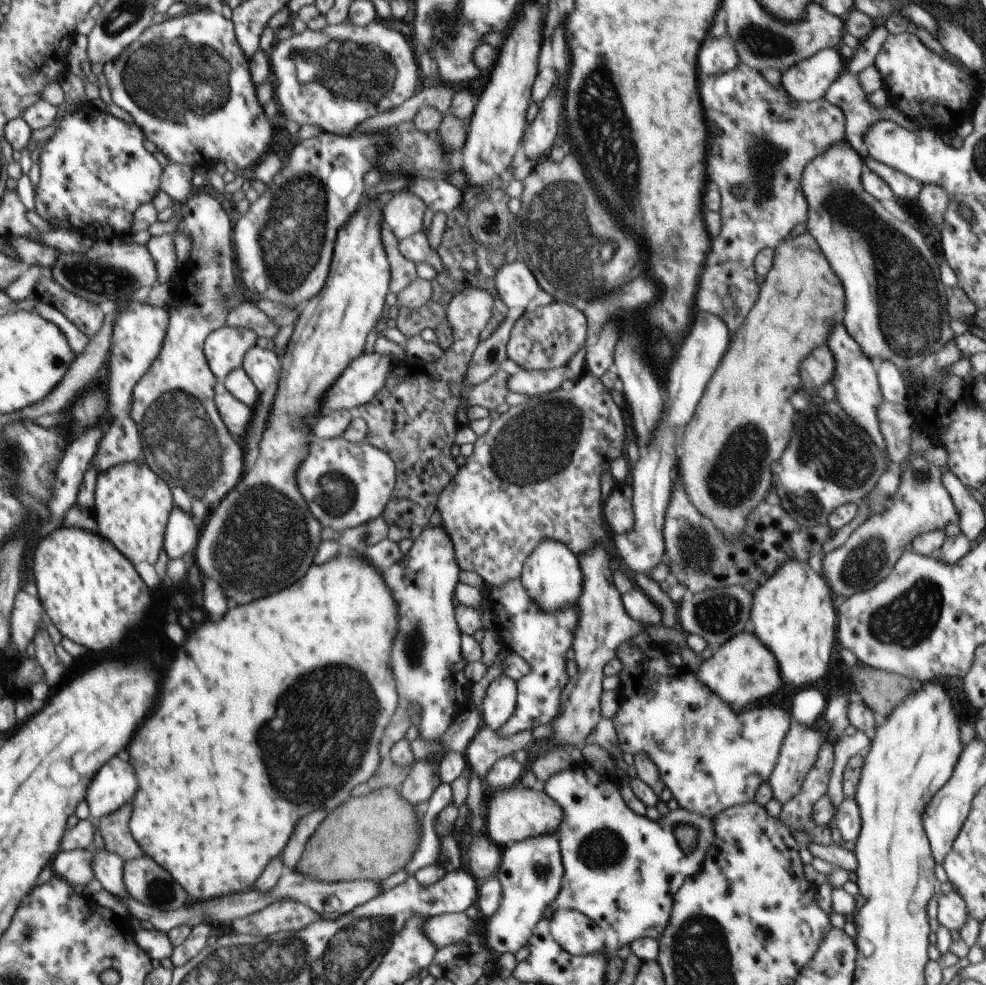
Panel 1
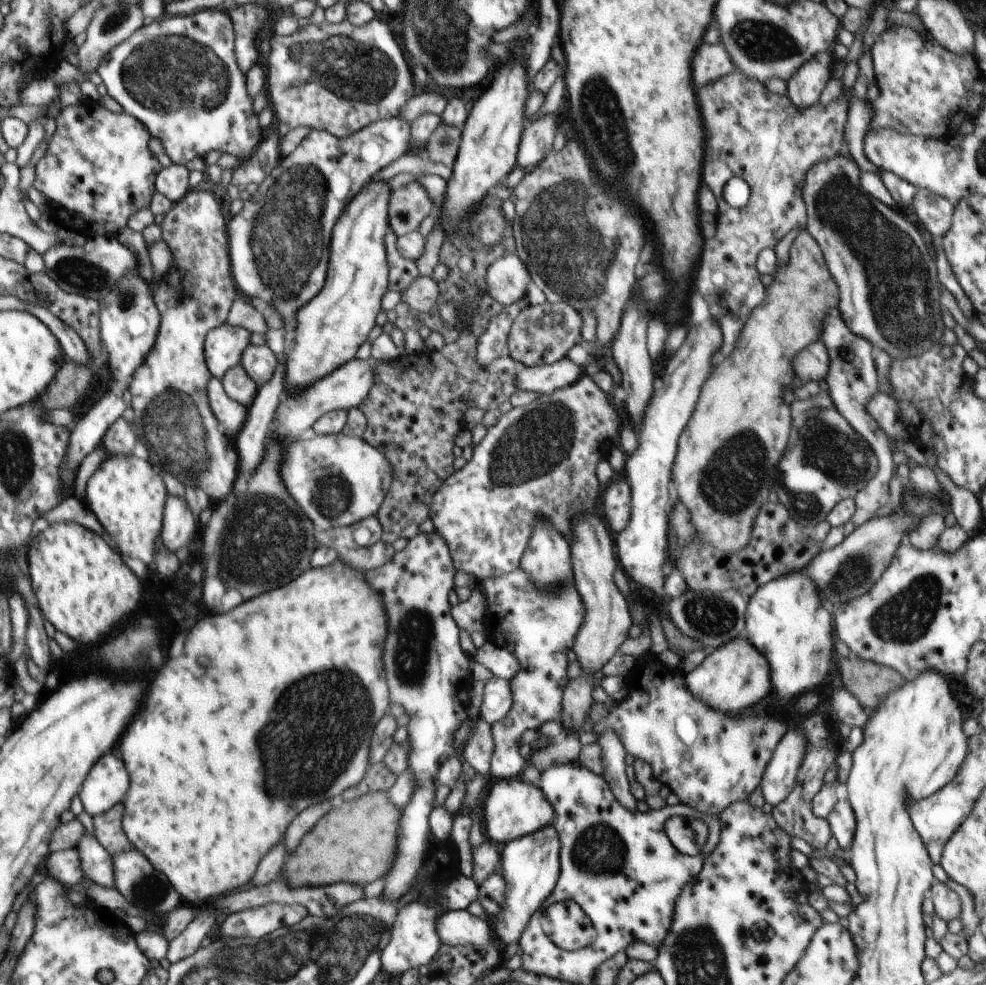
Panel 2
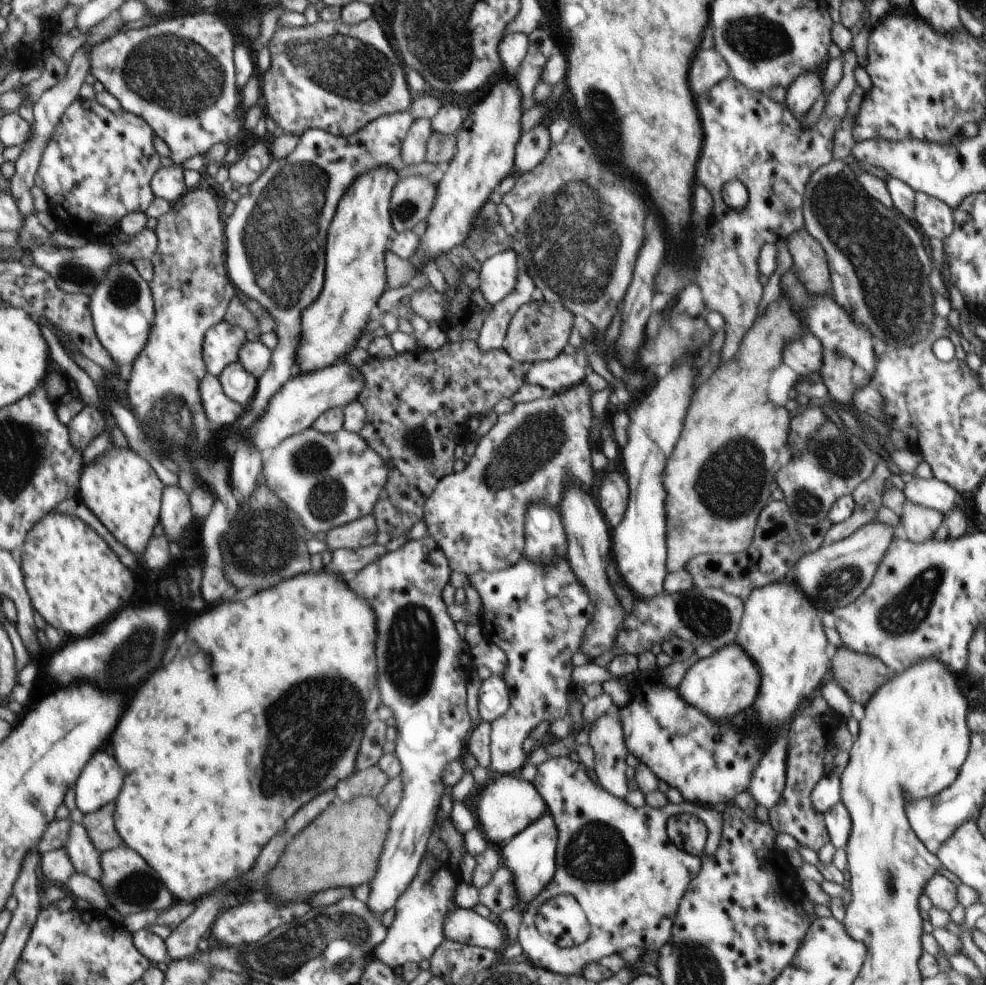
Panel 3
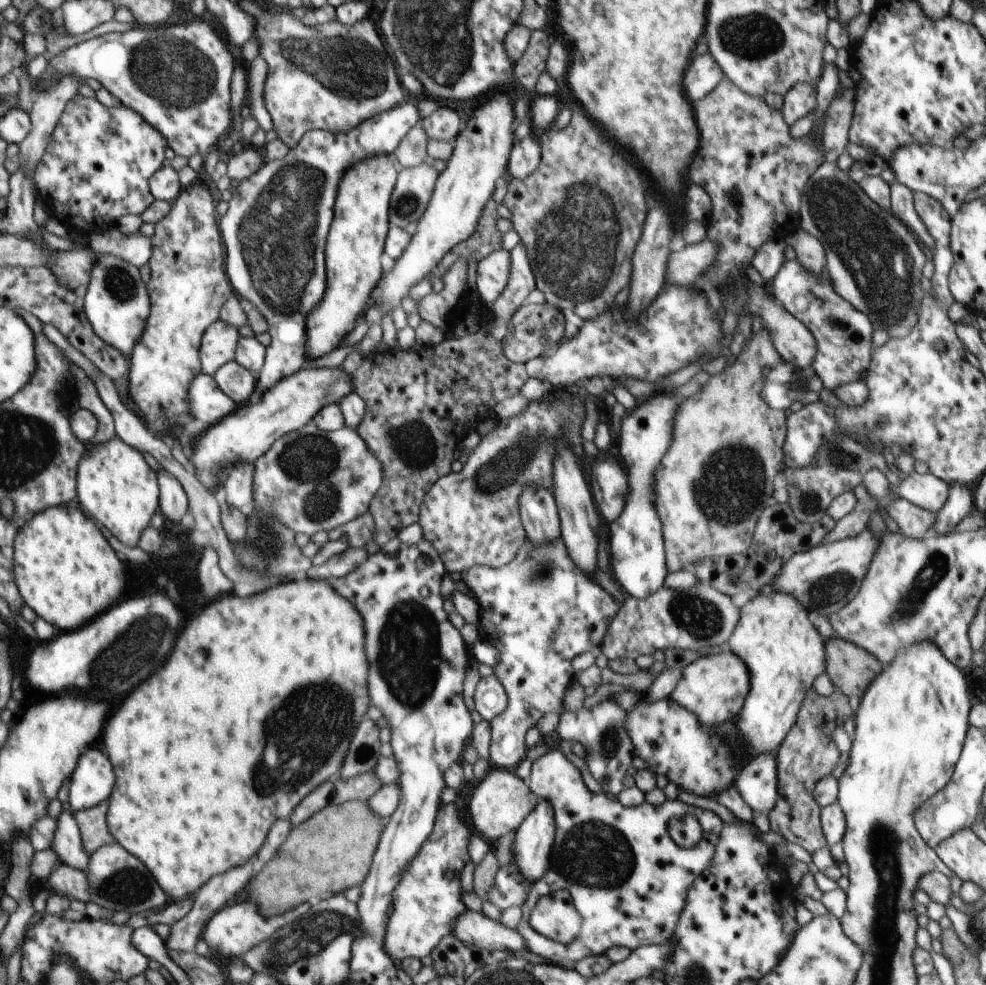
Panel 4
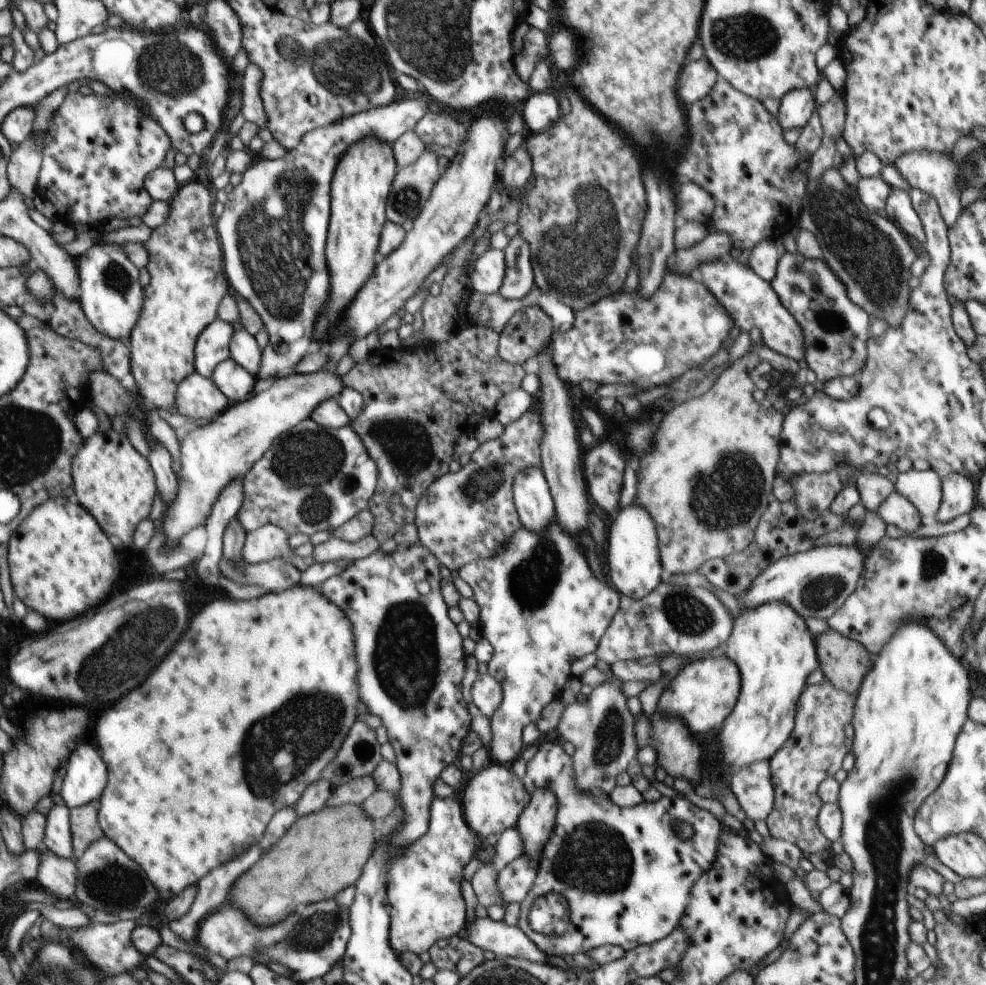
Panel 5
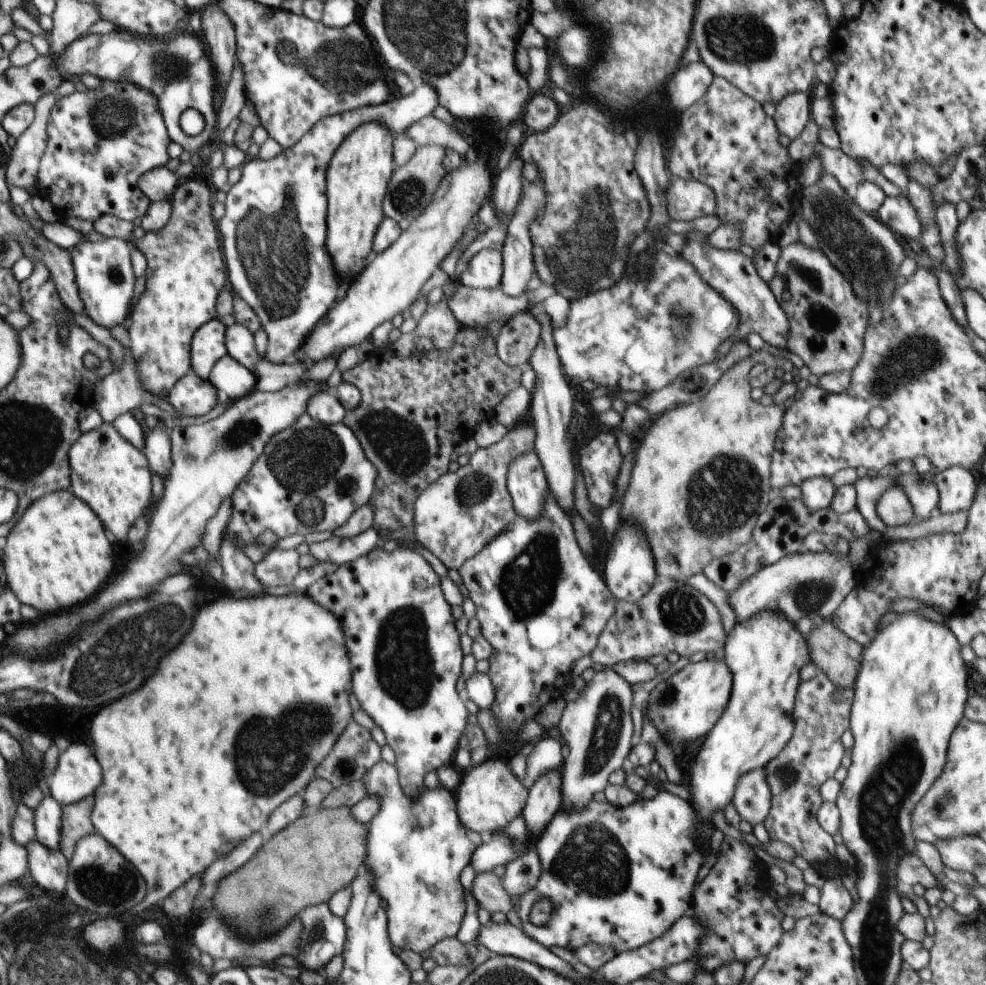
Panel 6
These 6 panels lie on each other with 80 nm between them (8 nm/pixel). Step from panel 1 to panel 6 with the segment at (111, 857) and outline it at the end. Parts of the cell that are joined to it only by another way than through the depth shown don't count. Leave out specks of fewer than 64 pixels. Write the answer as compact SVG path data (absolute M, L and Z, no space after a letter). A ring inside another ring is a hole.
M44 797L34 810L36 842L60 851L62 805L54 797Z

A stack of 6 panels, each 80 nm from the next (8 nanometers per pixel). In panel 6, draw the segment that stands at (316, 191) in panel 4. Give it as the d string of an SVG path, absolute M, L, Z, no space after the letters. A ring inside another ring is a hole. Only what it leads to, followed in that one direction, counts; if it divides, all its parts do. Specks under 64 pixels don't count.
M428 83L416 84L416 88L409 95L402 95L398 99L386 101L381 105L374 105L369 107L362 107L354 109L346 113L340 113L337 115L327 116L322 120L319 120L304 136L290 148L283 149L283 151L270 160L262 160L260 158L250 158L241 167L242 177L240 181L231 186L227 192L225 202L225 214L220 220L216 220L216 226L219 232L221 249L225 258L227 268L227 280L228 287L234 293L238 295L246 304L252 307L252 310L258 315L261 322L261 328L266 331L268 344L265 353L265 359L276 365L296 362L301 357L305 356L305 350L303 349L304 343L308 338L308 335L315 328L316 324L320 321L320 318L324 314L329 314L329 310L332 309L337 301L344 298L346 288L348 288L348 281L345 279L339 280L337 272L334 268L332 258L328 254L326 239L327 239L327 170L329 162L332 160L334 153L337 148L344 142L344 139L351 133L354 132L359 126L366 123L378 123L385 126L392 136L395 132L404 133L409 126L412 126L415 122L418 122L421 118L428 116L434 112L434 108L439 105L439 98L434 90Z

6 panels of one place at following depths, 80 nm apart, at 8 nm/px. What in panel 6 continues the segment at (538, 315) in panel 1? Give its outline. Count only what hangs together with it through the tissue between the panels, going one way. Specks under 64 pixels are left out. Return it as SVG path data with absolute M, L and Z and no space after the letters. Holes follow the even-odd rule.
M531 310L517 312L501 326L495 340L496 353L507 365L522 366L529 362L540 333L541 324Z

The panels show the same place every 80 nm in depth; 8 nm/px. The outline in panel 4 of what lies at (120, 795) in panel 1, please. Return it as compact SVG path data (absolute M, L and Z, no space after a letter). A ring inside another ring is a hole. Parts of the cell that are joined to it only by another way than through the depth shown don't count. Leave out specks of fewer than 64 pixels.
M96 748L84 754L84 762L76 768L76 778L70 782L69 803L74 811L92 809L108 800L116 776L110 760Z

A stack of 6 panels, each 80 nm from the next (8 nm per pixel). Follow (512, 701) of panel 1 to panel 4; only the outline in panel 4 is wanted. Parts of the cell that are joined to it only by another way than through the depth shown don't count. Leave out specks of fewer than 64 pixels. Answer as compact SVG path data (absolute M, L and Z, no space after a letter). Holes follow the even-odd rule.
M496 675L482 677L475 690L475 709L489 723L507 707L507 694Z

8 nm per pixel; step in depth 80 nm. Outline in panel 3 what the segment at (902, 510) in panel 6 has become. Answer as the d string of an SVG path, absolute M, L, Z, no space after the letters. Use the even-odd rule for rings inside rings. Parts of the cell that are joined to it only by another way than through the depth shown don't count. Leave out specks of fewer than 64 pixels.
M908 501L905 502L903 507L900 522L904 526L907 539L920 544L934 538L943 521L942 512L918 506Z

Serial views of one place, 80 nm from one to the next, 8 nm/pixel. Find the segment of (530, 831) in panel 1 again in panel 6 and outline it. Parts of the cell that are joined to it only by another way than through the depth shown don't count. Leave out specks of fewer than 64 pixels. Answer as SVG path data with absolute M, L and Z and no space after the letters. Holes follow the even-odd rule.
M507 758L485 760L482 764L472 767L463 777L456 792L457 813L460 822L477 833L500 833L511 820L521 814L528 798L528 789L511 771Z

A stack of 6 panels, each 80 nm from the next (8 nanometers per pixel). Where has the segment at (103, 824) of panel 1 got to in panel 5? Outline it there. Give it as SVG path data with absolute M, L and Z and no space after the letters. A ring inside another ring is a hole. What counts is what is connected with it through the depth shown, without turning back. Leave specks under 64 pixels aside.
M95 800L80 808L70 809L73 847L76 857L82 856L93 842L106 837L98 822L100 807L100 801Z

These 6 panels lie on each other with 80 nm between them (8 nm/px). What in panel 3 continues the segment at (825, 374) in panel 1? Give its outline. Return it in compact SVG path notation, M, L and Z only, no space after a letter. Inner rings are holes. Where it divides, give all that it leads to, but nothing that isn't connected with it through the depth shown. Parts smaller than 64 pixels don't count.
M812 333L805 334L794 342L787 343L783 350L783 362L804 380L809 374L819 372L823 365L823 346Z

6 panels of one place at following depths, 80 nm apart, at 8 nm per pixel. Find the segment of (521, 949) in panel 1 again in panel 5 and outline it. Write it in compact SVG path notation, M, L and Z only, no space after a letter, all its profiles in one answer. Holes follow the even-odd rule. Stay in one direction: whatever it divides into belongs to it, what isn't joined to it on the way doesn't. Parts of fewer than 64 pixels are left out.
M536 789L531 793L528 806L521 812L517 829L522 837L523 854L539 864L545 844L548 842L555 825L558 801L550 789Z

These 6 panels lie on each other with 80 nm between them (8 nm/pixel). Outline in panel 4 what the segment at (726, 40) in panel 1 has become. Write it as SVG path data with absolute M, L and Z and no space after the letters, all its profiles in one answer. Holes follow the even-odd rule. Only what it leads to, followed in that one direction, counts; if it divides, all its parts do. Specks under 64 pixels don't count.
M710 53L696 56L684 76L684 90L688 94L688 100L693 103L704 98L724 77L724 71Z

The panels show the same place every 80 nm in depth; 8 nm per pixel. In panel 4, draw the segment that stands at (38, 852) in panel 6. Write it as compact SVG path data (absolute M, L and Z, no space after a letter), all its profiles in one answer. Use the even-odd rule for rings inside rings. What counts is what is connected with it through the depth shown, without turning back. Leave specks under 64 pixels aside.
M61 862L47 881L50 883L52 891L58 895L66 895L71 901L82 900L86 904L91 903L90 883L84 871L69 867Z

